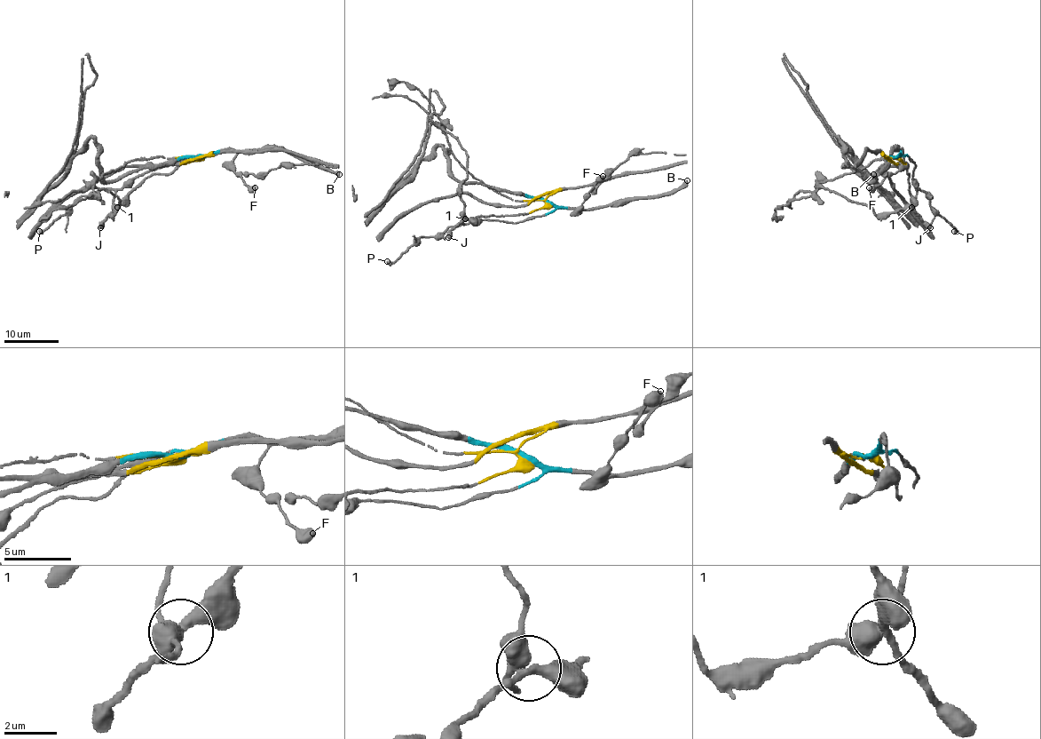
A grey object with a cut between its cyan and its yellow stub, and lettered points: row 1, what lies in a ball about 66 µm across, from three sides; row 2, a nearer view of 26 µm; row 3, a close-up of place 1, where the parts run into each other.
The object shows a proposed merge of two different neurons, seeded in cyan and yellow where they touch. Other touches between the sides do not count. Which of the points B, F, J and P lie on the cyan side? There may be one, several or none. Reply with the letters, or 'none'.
B, F, P

